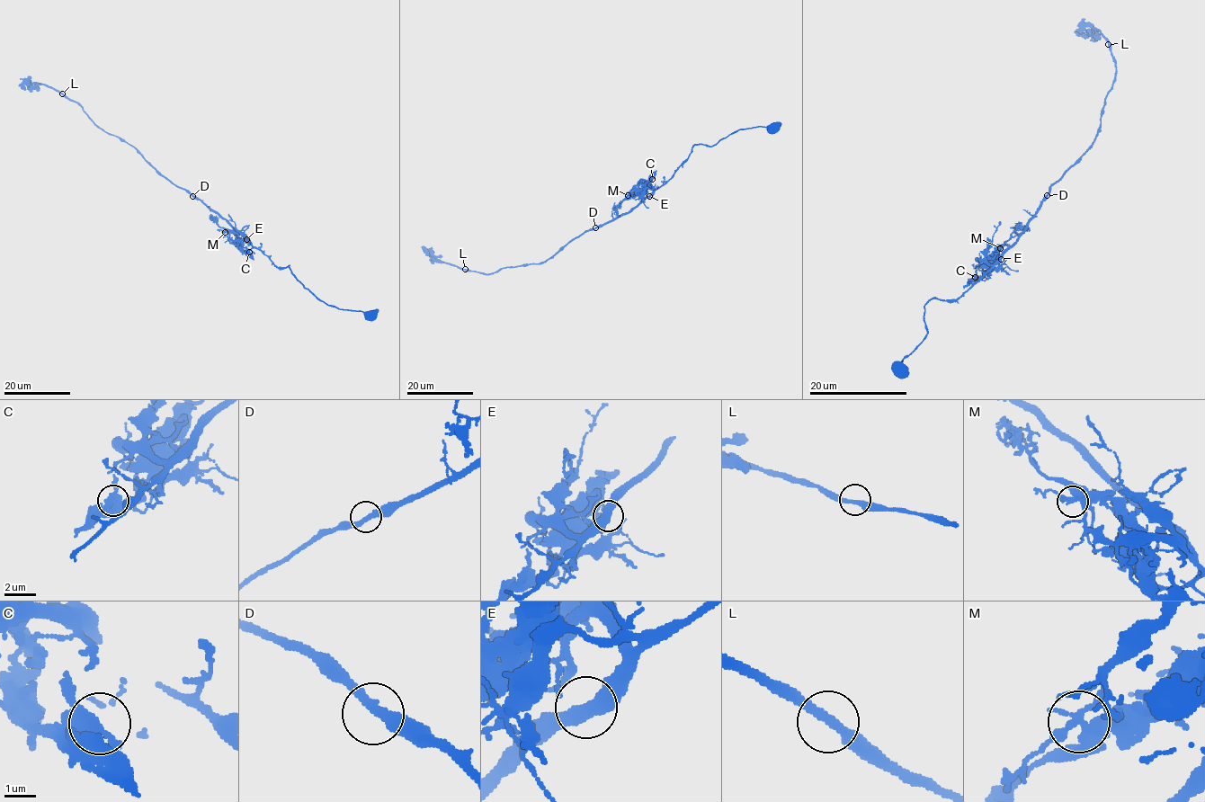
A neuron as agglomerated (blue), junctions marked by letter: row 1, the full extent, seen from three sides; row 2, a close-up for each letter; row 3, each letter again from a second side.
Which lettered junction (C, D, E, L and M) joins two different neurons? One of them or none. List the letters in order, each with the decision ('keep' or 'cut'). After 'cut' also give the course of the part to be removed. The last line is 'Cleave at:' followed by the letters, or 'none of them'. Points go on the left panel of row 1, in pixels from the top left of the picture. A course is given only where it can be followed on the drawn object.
C: keep
D: keep
E: keep
L: keep
M: cut | (226, 232), (231, 232), (236, 242), (254, 259)
Cleave at: M

